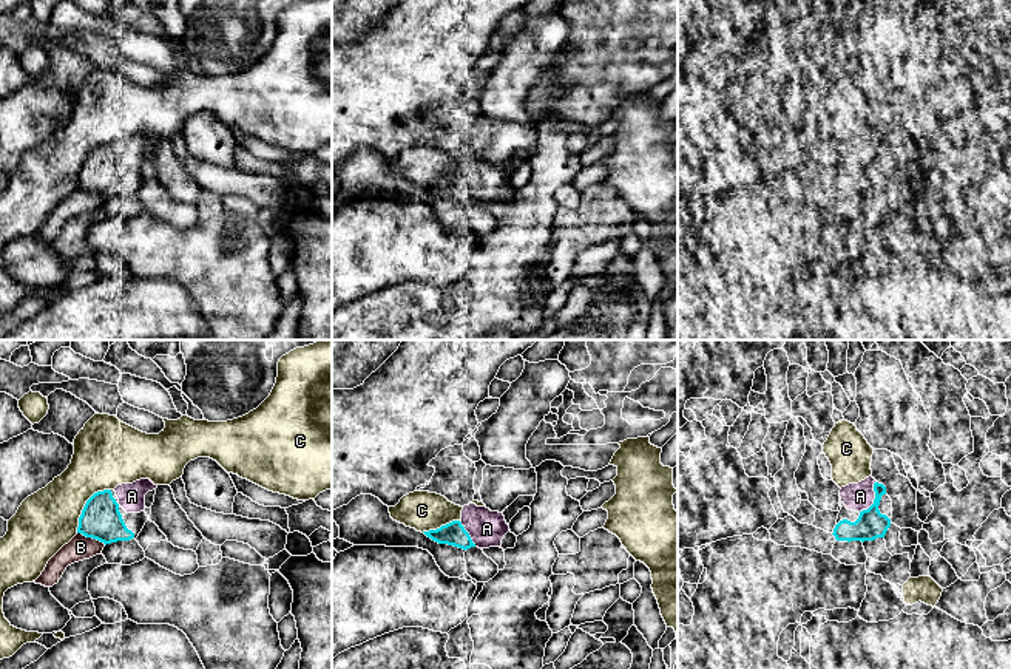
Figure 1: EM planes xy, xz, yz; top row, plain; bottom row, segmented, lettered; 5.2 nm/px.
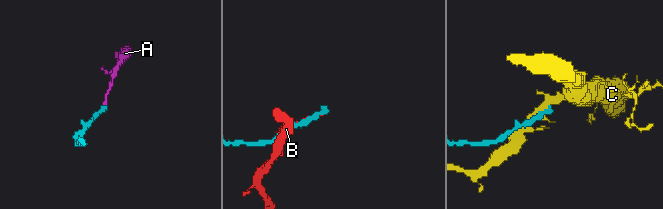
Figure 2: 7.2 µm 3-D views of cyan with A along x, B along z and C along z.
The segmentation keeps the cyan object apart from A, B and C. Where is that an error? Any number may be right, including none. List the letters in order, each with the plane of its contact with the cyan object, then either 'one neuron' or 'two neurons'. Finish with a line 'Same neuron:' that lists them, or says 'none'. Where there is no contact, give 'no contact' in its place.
A: contact in yz; one neuron
B: contact in xy; two neurons
C: contact in xy; two neurons
Same neuron: A

